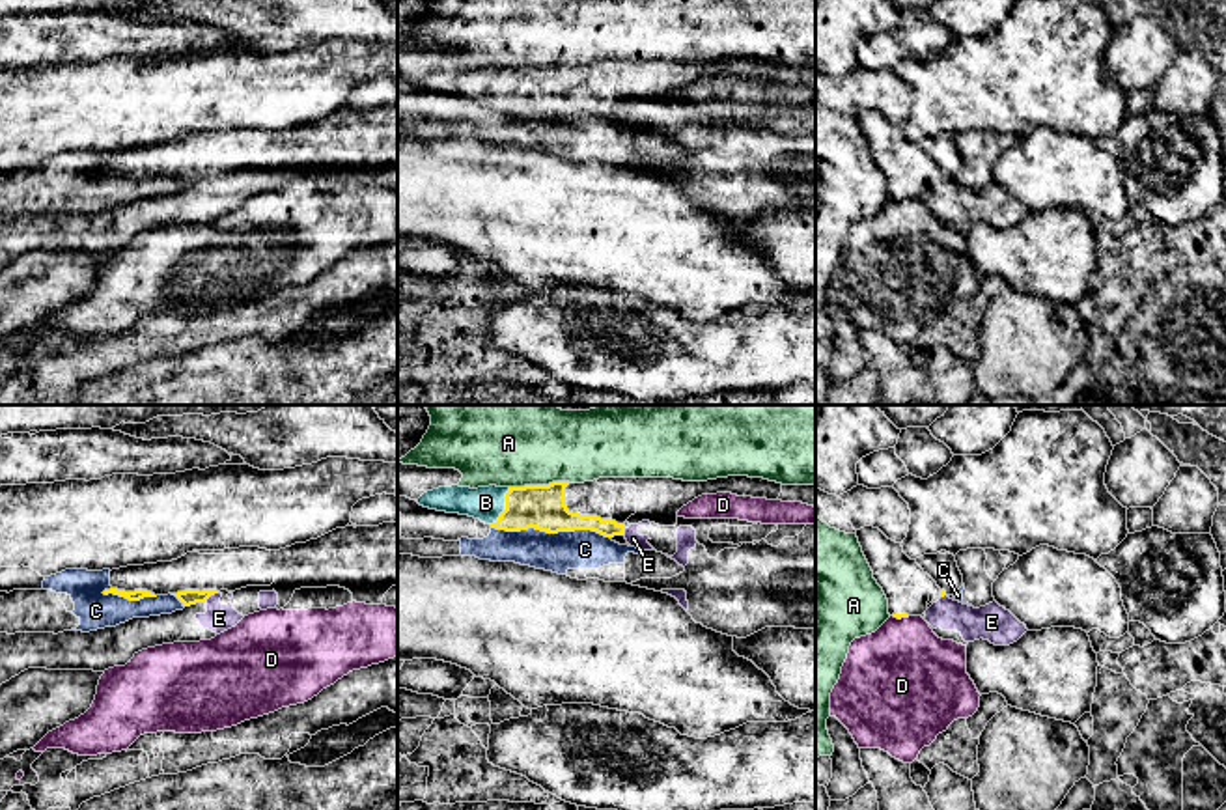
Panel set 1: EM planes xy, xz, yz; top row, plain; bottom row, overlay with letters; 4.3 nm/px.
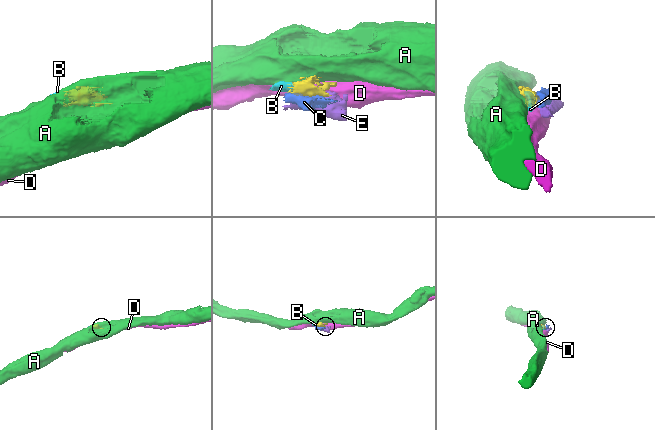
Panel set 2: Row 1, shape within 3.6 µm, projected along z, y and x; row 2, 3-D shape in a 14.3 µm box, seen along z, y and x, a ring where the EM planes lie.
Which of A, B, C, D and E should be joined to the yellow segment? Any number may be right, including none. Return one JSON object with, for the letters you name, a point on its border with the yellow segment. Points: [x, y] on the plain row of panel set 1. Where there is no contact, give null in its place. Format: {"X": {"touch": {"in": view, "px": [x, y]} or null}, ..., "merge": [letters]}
{"B": {"touch": {"in": "xz", "px": [506, 88]}}, "E": {"touch": {"in": "xy", "px": [211, 176]}}, "merge": ["B", "E"]}

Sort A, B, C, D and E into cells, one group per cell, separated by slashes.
A / B E / C / D

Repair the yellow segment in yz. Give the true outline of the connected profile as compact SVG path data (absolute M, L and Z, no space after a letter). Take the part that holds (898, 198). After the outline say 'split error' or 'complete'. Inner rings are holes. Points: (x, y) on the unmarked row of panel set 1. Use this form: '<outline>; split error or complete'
M940 133L916 140L926 161L920 170L896 172L894 200L922 198L942 222L967 228L974 222L989 222L995 228L1017 224L1028 211L996 183L974 190L954 177L963 168L963 157L955 138Z; split error

